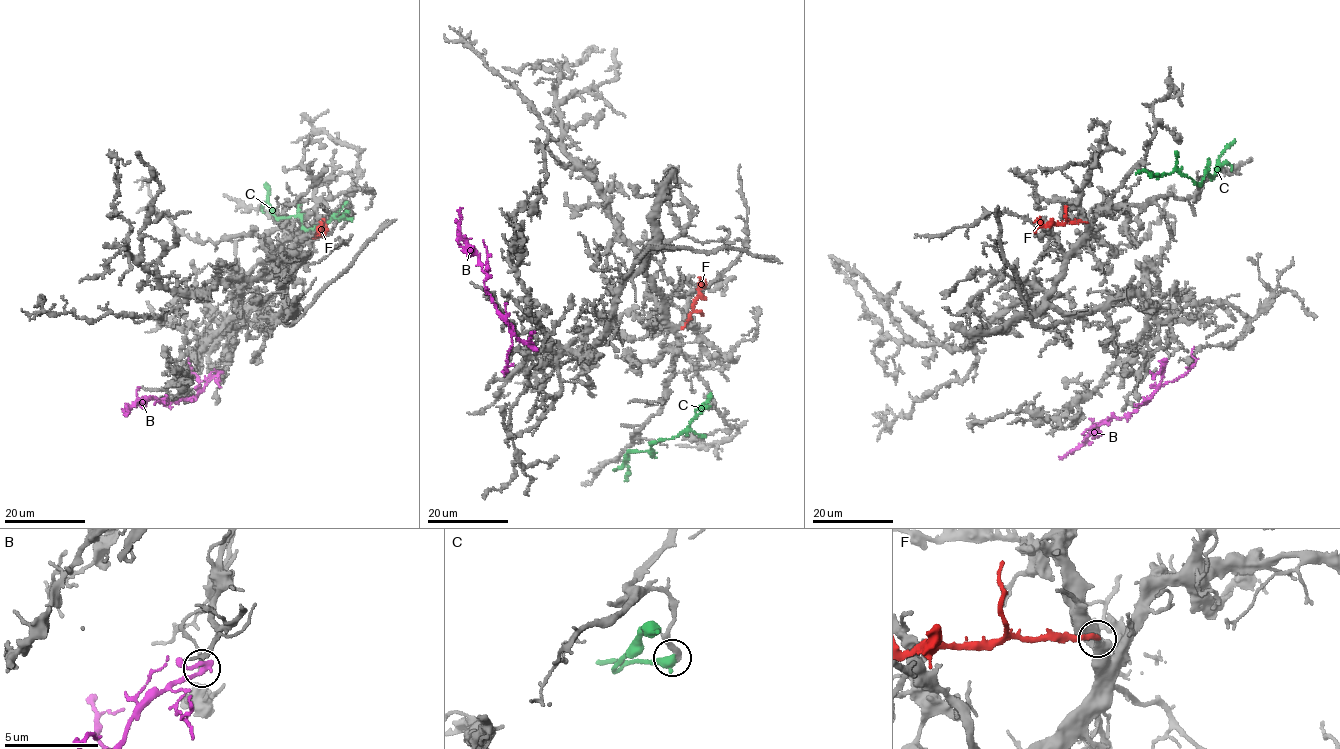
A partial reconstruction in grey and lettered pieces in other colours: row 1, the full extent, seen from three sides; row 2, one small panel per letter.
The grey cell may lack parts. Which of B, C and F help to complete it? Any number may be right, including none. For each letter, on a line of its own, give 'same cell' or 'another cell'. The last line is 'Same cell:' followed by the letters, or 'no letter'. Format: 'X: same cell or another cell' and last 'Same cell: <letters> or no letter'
B: another cell
C: another cell
F: another cell
Same cell: no letter

